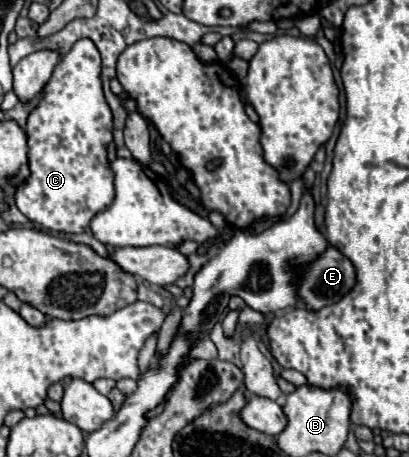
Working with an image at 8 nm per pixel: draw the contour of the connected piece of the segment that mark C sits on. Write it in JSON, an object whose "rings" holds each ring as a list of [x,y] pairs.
{"rings":[[[79,40],[57,64],[43,90],[39,106],[29,114],[31,176],[17,186],[19,210],[55,232],[83,232],[91,218],[105,210],[115,196],[107,144],[113,140],[113,118],[101,88],[101,56],[91,40]]]}

